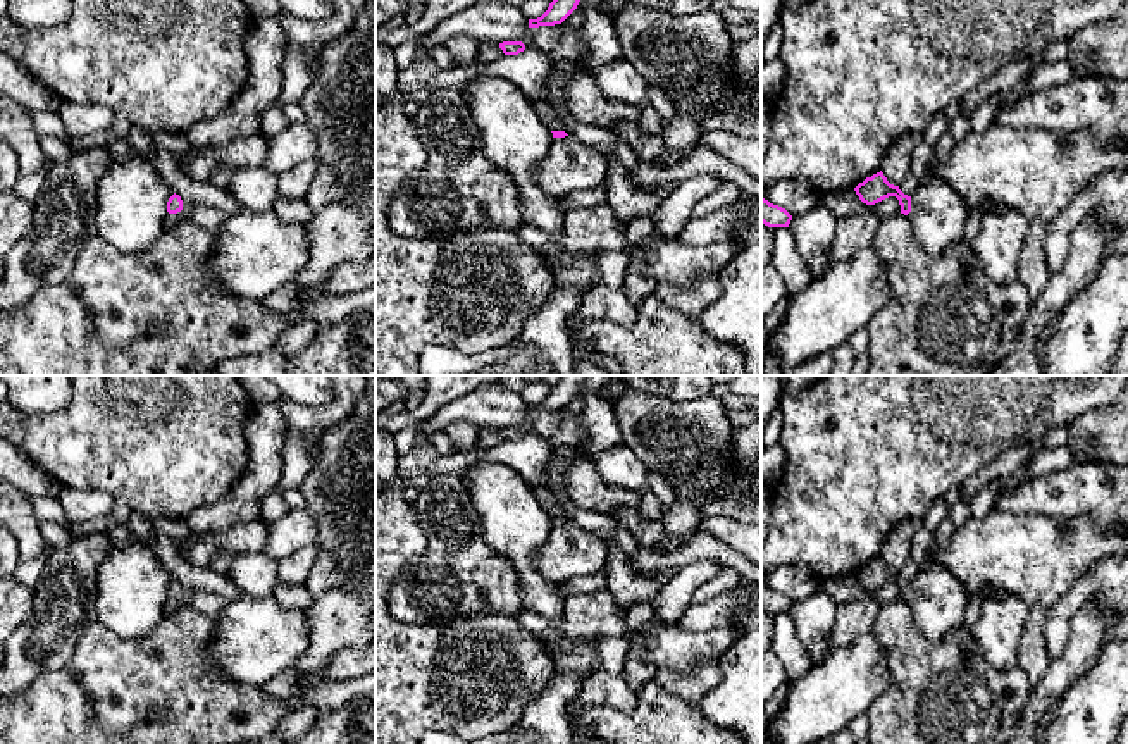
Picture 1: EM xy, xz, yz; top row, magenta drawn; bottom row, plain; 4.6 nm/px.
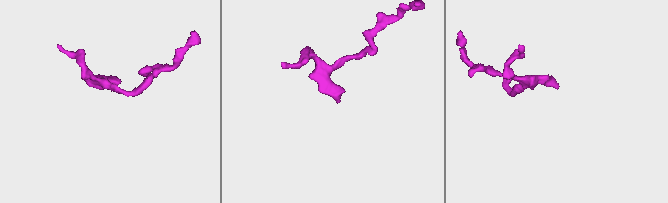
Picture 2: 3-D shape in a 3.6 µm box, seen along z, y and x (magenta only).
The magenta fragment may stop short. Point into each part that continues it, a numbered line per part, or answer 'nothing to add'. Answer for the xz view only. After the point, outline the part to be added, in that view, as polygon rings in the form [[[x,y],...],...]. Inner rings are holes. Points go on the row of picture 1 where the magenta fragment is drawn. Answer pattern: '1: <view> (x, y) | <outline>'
1: xz (570, 166) | [[[570,134],[555,138],[548,155],[534,170],[537,186],[556,198],[599,186],[606,176],[606,157]]]

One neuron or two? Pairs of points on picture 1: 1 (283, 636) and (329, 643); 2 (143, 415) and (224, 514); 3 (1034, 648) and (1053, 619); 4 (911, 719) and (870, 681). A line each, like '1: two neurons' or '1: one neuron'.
1: two neurons
2: two neurons
3: two neurons
4: two neurons

